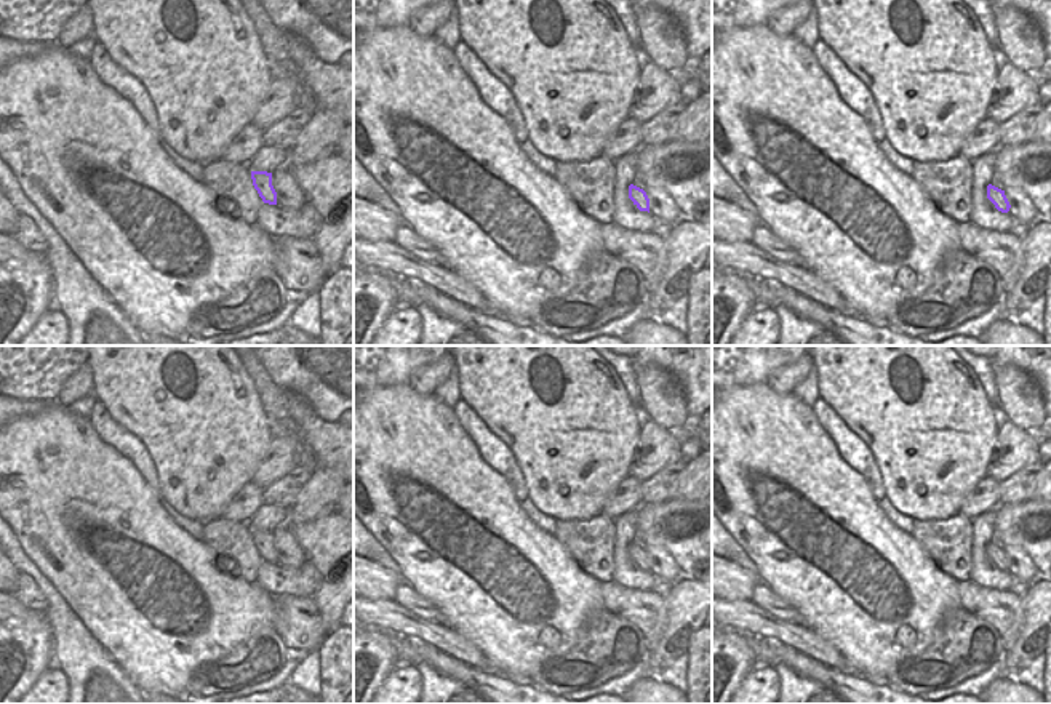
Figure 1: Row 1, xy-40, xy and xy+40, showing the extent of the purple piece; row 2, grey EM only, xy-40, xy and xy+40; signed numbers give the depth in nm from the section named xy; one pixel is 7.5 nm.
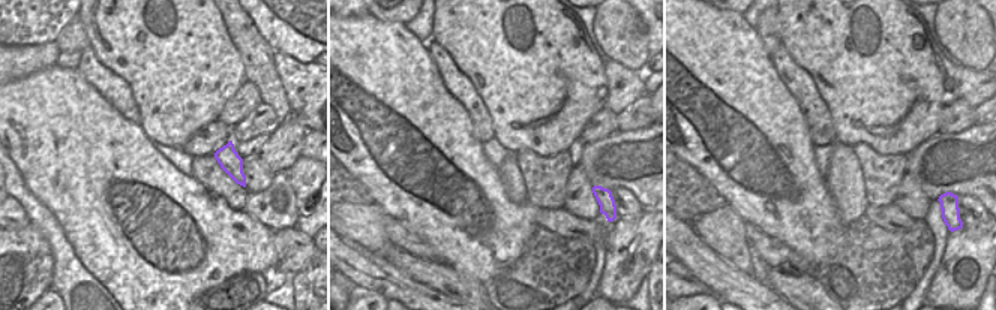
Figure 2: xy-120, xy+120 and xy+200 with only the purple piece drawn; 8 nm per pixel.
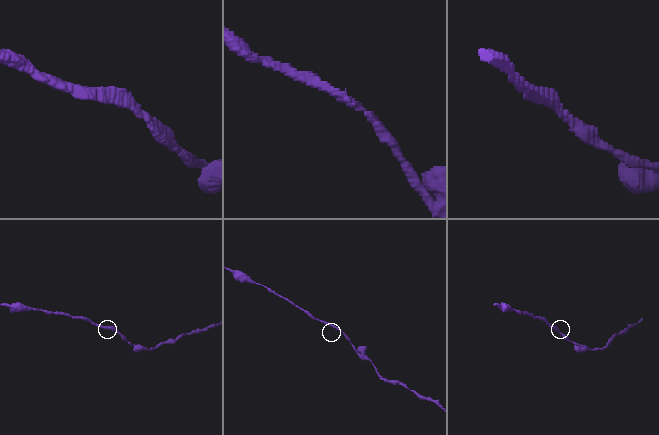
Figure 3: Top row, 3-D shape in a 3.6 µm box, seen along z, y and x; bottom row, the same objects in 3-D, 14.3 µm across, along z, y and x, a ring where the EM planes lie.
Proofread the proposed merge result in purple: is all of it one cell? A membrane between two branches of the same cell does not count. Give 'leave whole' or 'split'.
leave whole

